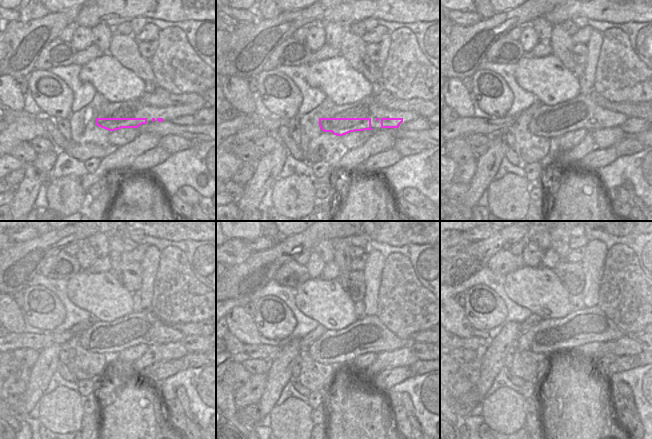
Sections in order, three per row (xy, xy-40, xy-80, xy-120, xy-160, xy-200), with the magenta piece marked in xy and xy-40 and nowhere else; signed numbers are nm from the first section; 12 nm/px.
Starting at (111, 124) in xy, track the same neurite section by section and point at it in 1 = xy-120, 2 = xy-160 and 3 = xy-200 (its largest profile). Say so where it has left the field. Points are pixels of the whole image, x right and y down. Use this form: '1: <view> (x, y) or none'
1: xy-120 (139, 328)
2: xy-160 (366, 331)
3: xy-200 (555, 337)

